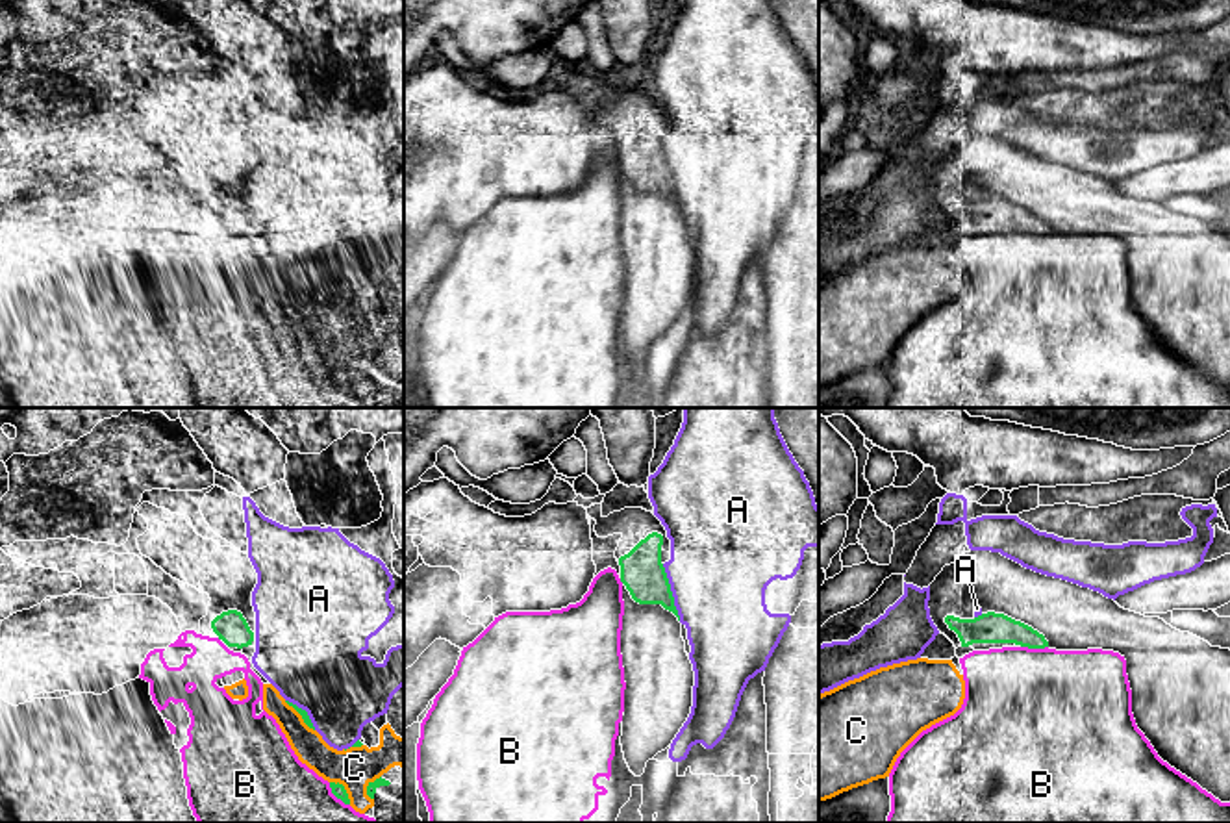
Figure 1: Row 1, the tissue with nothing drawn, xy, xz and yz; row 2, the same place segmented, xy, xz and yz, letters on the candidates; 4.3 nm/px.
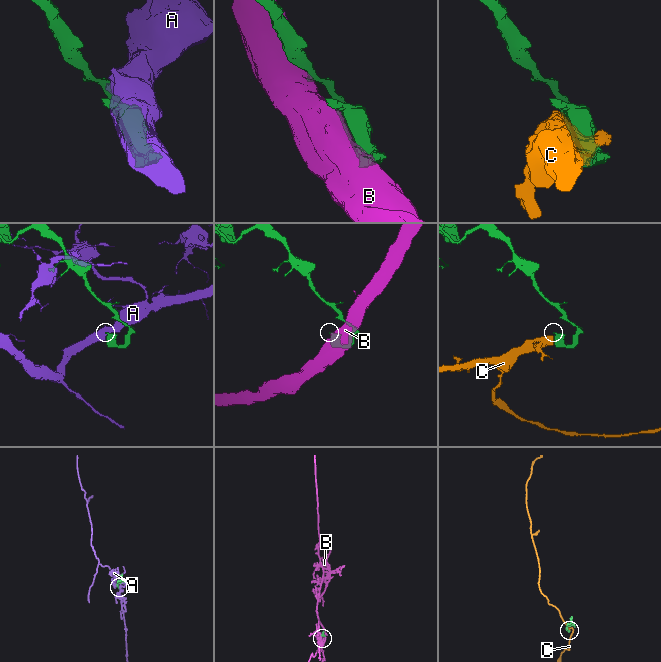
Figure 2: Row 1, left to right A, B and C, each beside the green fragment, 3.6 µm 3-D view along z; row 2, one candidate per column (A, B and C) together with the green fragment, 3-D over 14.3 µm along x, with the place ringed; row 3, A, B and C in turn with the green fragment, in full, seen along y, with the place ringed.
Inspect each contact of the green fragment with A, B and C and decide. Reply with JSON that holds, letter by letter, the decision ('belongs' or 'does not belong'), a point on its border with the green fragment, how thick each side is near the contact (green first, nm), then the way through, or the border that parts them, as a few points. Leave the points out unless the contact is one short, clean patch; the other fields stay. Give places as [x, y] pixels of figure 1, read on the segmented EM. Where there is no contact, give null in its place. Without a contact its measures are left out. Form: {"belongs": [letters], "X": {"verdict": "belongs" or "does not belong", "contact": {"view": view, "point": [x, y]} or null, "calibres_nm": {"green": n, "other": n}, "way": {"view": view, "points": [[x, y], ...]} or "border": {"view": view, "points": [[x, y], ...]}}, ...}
{"belongs": [], "A": {"verdict": "does not belong", "contact": {"view": "xz", "point": [671, 592]}, "calibres_nm": {"green": 190, "other": 440}}, "B": {"verdict": "does not belong", "contact": {"view": "yz", "point": [1034, 647]}, "calibres_nm": {"green": 130, "other": 500}}, "C": {"verdict": "does not belong", "contact": {"view": "xy", "point": [343, 788]}, "calibres_nm": {"green": 60, "other": 180}}}

